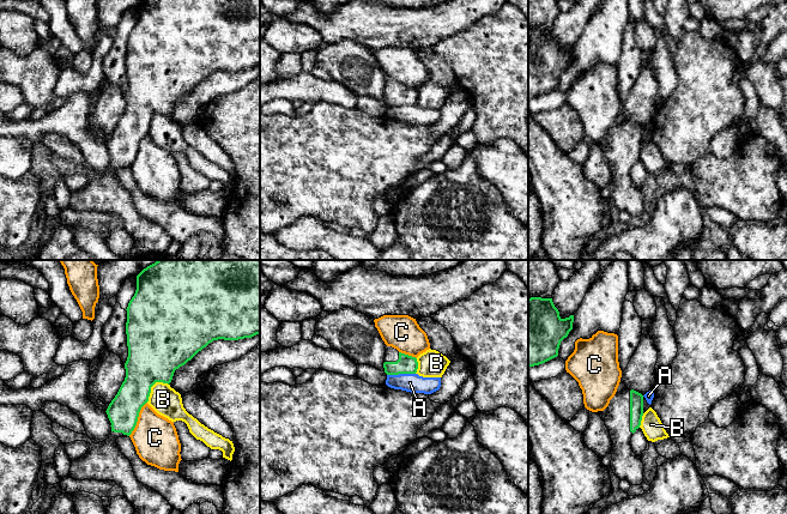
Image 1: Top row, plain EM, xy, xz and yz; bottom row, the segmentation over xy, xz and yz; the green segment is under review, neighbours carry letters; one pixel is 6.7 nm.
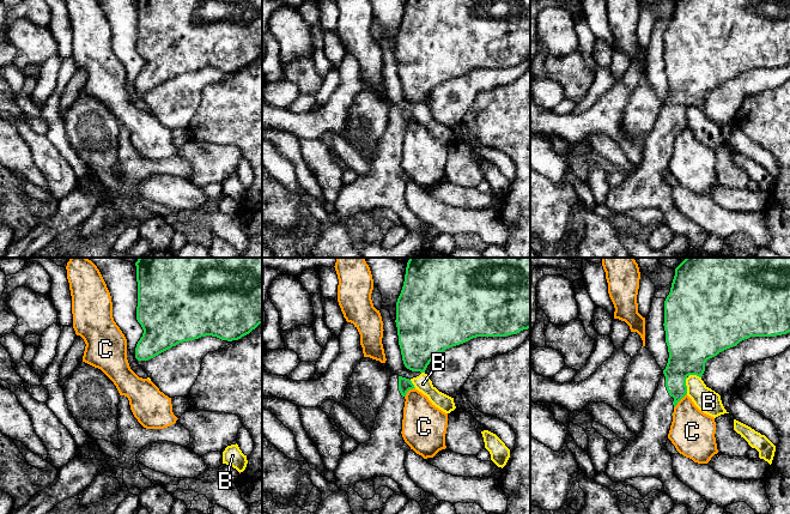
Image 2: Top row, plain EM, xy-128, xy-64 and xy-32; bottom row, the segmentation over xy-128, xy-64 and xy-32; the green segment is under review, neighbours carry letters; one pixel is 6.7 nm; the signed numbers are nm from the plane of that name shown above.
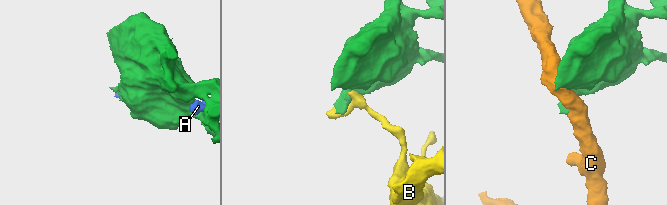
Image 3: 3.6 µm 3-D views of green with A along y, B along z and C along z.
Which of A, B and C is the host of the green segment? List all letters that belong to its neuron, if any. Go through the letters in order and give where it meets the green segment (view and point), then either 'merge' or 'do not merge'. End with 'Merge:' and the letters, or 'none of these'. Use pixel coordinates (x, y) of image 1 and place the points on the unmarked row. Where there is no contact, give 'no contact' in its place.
A: contact xz (400, 104); do not merge
B: contact xy (152, 116); do not merge
C: contact xy (137, 150); do not merge
Merge: none of these

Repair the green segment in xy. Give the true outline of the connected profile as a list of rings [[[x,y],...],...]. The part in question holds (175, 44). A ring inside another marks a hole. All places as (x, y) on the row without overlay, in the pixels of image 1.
[[[144,0],[137,7],[137,22],[127,38],[126,109],[117,126],[107,140],[111,164],[99,175],[92,175],[89,183],[73,192],[69,207],[77,212],[111,212],[123,220],[123,228],[140,246],[141,254],[165,254],[172,238],[156,222],[140,214],[134,207],[131,193],[116,177],[116,170],[129,168],[134,162],[141,139],[149,133],[156,114],[170,115],[174,104],[190,92],[199,83],[218,71],[238,72],[260,66],[260,0]]]

